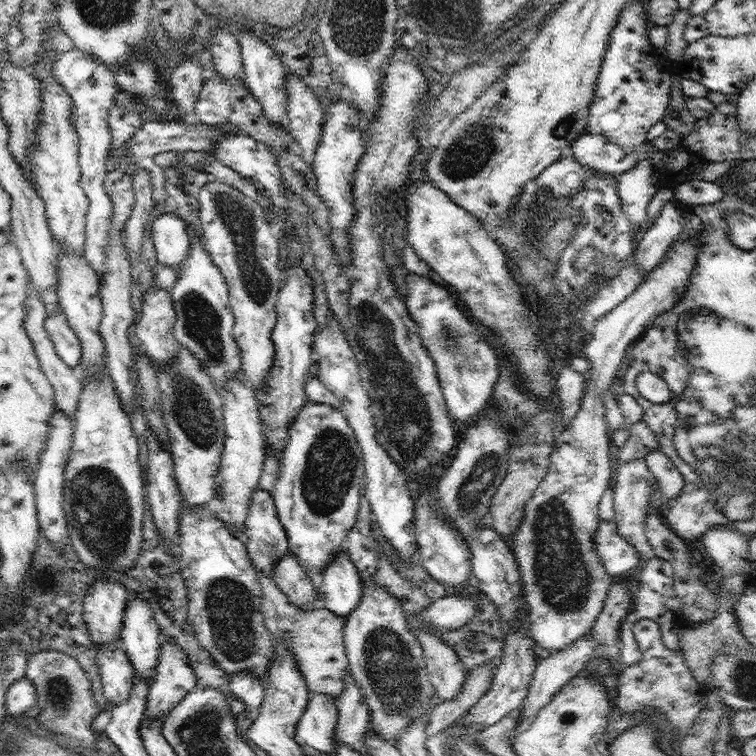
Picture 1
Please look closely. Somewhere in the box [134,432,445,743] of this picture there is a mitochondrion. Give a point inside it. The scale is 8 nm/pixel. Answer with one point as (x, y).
(390, 667)

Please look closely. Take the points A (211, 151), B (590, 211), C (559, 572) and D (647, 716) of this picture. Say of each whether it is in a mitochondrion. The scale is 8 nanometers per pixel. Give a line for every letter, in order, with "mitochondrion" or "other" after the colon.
A: other
B: mitochondrion
C: mitochondrion
D: other

